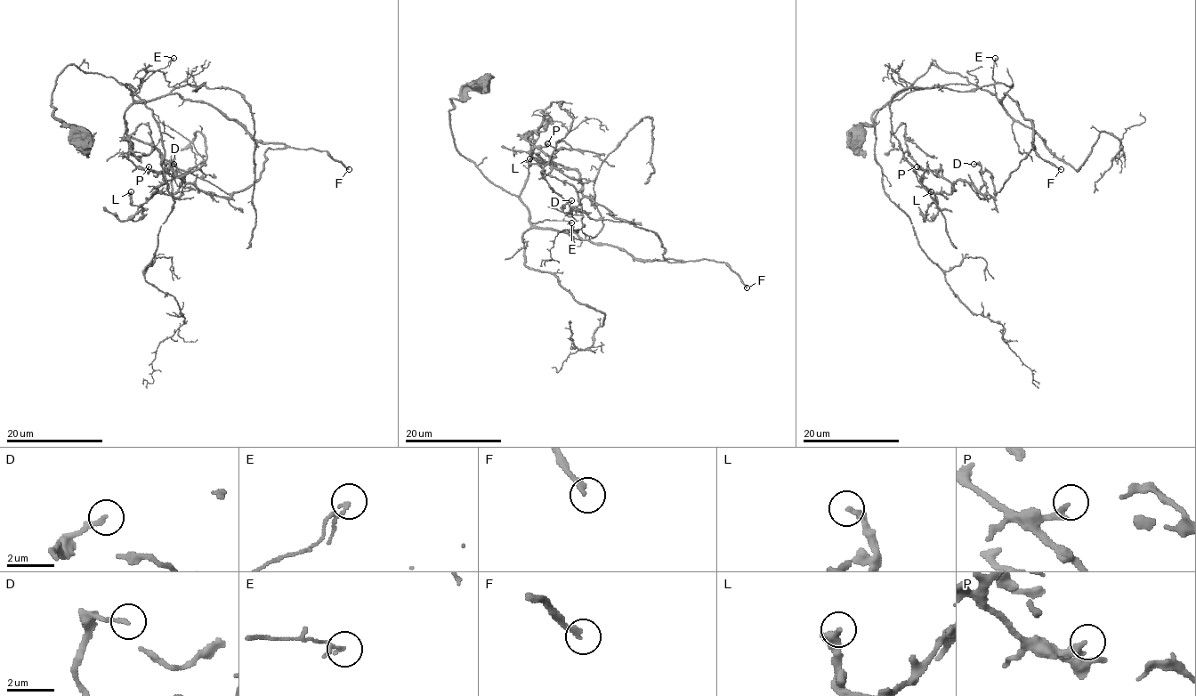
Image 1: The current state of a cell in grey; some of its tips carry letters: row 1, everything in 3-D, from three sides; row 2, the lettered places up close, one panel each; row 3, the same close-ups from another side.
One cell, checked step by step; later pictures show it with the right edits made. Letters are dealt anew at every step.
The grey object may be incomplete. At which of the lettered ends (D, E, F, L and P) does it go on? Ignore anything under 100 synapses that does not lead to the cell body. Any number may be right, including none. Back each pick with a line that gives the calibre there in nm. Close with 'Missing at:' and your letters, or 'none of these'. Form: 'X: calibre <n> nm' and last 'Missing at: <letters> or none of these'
F: calibre 200 nm
Missing at: F

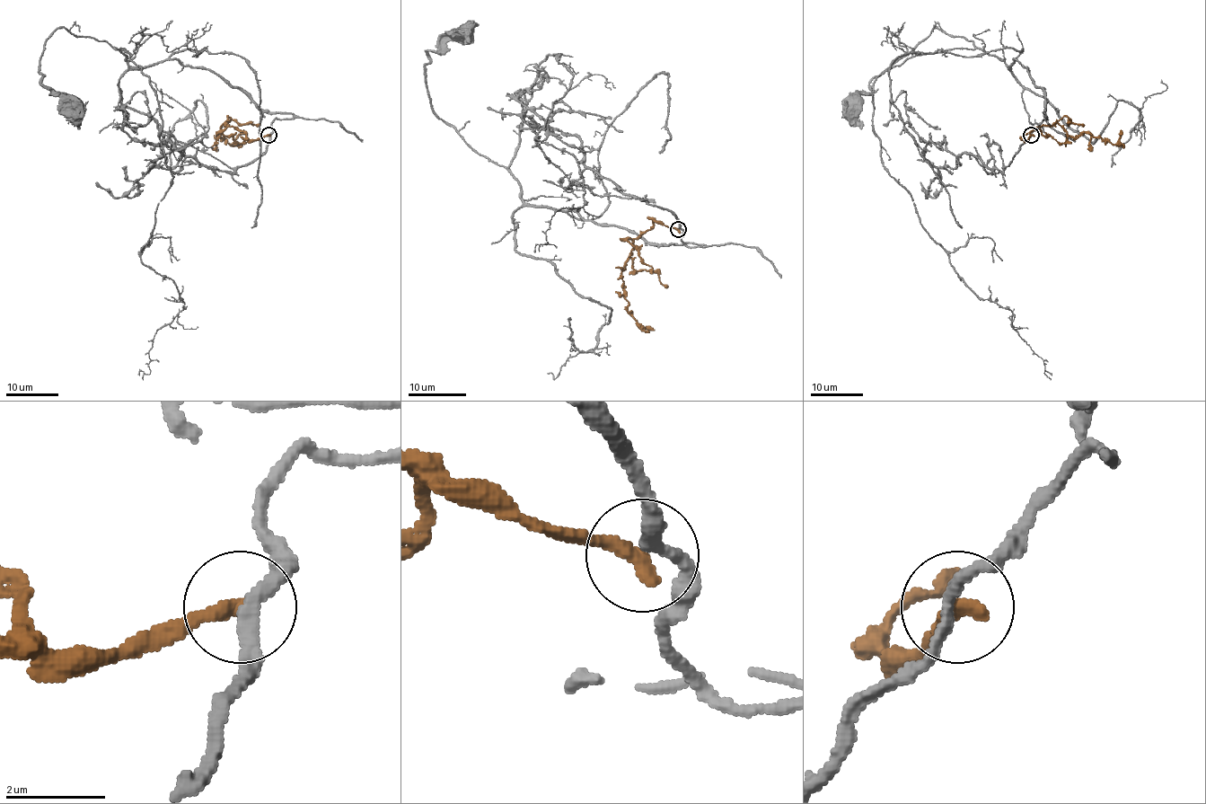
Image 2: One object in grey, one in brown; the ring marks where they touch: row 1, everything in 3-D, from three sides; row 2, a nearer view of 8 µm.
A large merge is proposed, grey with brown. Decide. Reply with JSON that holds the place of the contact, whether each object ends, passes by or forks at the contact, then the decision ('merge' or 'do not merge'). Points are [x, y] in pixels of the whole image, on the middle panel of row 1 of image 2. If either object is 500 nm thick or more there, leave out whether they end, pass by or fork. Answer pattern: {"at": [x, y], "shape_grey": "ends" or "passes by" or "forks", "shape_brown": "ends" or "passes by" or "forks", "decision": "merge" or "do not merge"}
{"at": [678, 229], "shape_grey": "passes by", "shape_brown": "ends", "decision": "do not merge"}

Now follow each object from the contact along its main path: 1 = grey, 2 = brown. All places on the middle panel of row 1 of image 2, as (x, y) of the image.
1: (679, 228), (705, 247), (526, 205), (517, 181), (432, 108), (427, 51), (461, 30)
2: (679, 230), (655, 221), (634, 240), (634, 250), (622, 272), (628, 313), (637, 322), (654, 330)

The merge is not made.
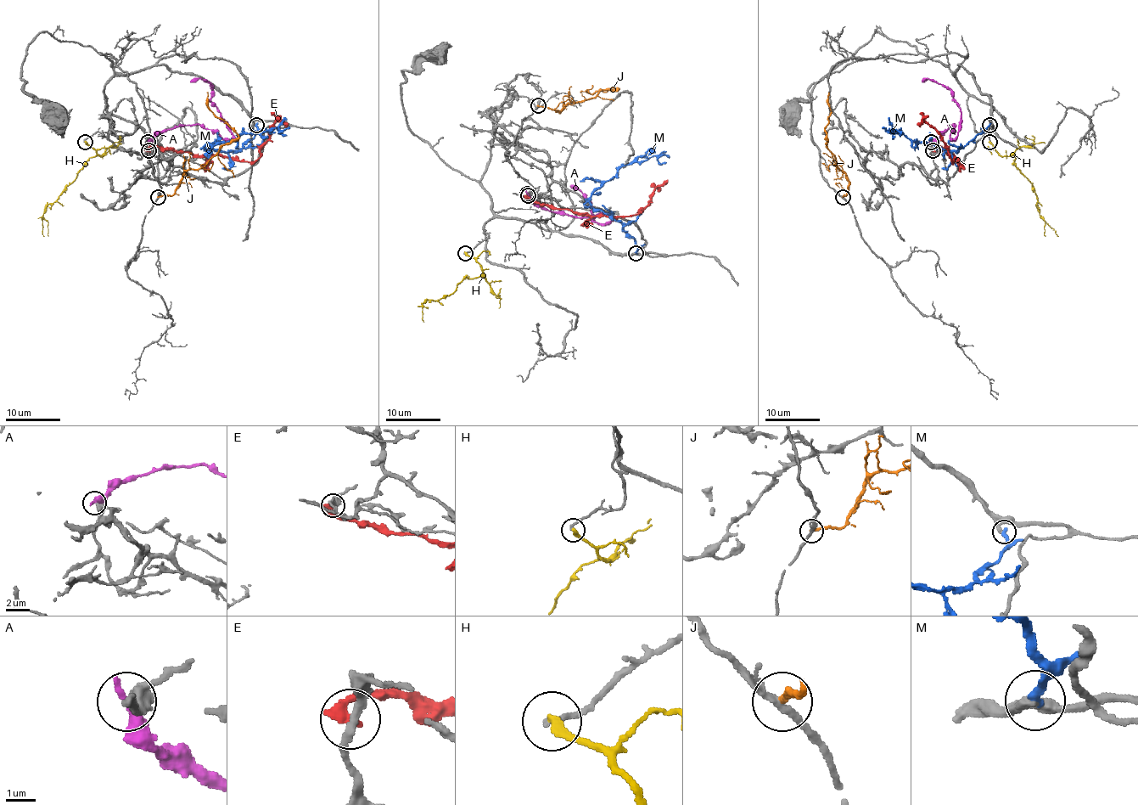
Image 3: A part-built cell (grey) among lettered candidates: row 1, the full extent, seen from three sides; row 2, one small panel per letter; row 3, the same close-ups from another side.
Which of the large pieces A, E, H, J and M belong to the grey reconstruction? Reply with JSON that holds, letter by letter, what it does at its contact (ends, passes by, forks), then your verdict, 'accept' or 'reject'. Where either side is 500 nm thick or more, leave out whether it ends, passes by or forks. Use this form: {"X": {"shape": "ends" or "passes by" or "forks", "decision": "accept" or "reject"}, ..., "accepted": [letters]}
{"A": {"shape": "ends", "decision": "reject"}, "E": {"shape": "ends", "decision": "reject"}, "H": {"shape": "ends", "decision": "reject"}, "J": {"shape": "ends", "decision": "reject"}, "M": {"shape": "ends", "decision": "reject"}, "accepted": []}

